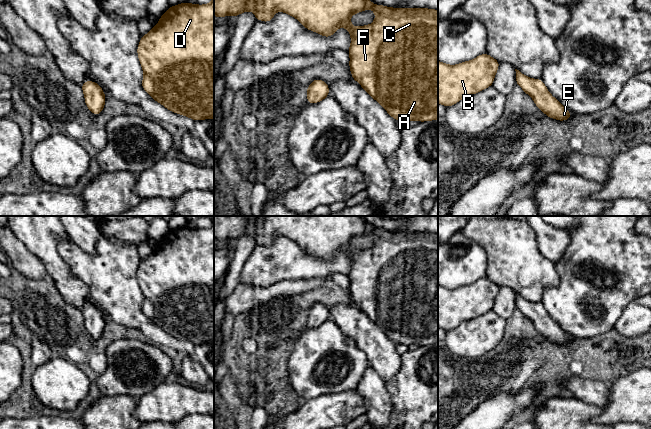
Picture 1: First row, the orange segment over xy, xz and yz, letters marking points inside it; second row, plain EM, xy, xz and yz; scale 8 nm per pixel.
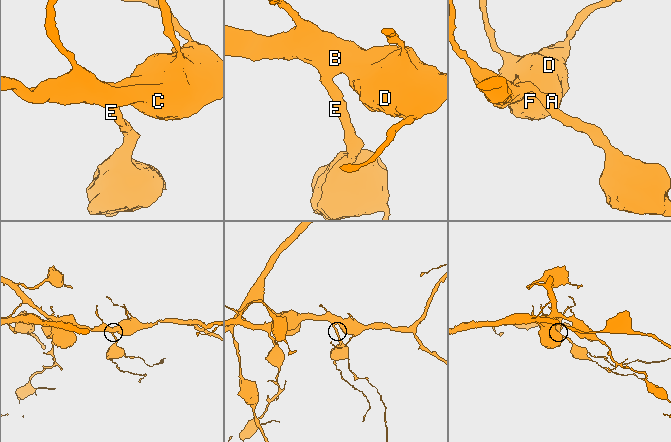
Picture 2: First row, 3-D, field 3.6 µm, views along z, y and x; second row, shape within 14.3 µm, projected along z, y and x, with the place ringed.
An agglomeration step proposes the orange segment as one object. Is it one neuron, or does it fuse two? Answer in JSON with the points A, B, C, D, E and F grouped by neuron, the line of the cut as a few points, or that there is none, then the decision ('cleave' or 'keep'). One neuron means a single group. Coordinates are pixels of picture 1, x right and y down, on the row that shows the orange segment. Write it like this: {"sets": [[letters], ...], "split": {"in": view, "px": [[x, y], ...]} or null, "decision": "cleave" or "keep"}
{"sets": [["A", "B", "C", "D", "E", "F"]], "split": null, "decision": "keep"}

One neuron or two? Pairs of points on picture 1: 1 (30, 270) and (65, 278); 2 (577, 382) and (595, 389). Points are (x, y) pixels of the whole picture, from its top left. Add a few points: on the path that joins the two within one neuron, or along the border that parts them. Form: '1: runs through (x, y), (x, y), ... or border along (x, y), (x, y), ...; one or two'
1: border along (34, 254), (45, 268), (47, 277); two
2: runs through (581, 386), (584, 389), (591, 389); one

